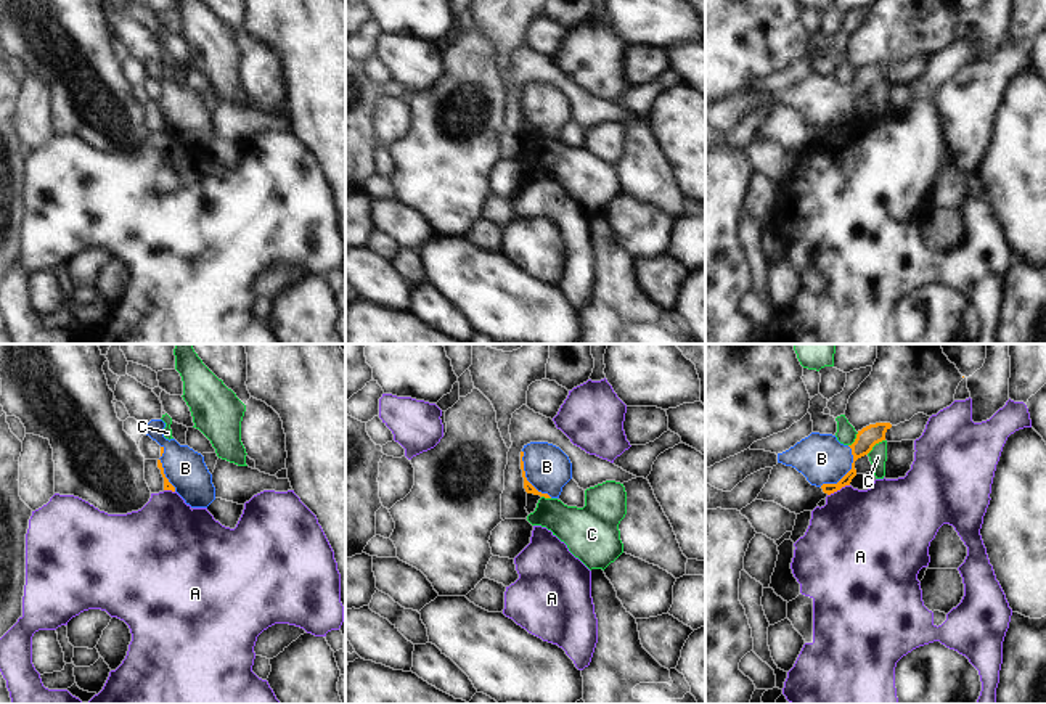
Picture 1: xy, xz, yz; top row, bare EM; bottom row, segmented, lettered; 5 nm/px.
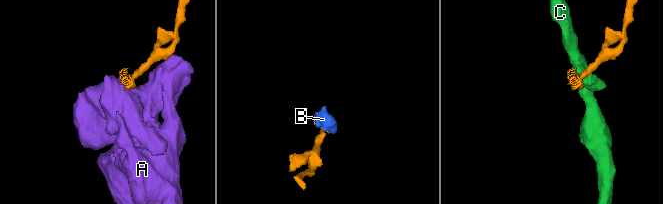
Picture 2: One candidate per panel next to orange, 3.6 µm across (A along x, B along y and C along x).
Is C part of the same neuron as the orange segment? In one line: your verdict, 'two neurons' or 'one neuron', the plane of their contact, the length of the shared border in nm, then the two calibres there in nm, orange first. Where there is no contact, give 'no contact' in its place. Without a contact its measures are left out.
two neurons; meets orange in yz; contact 120 nm long; 100 nm thick on the orange side, 90 nm on the other

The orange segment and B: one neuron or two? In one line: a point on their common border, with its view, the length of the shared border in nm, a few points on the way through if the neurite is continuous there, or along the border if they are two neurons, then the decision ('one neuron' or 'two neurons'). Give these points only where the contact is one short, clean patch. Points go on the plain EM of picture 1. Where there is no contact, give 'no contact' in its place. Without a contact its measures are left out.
contact yz (847, 113); length 260 nm; way yz (870, 76), (852, 95), (847, 113), (836, 110), (821, 98); one neuron

